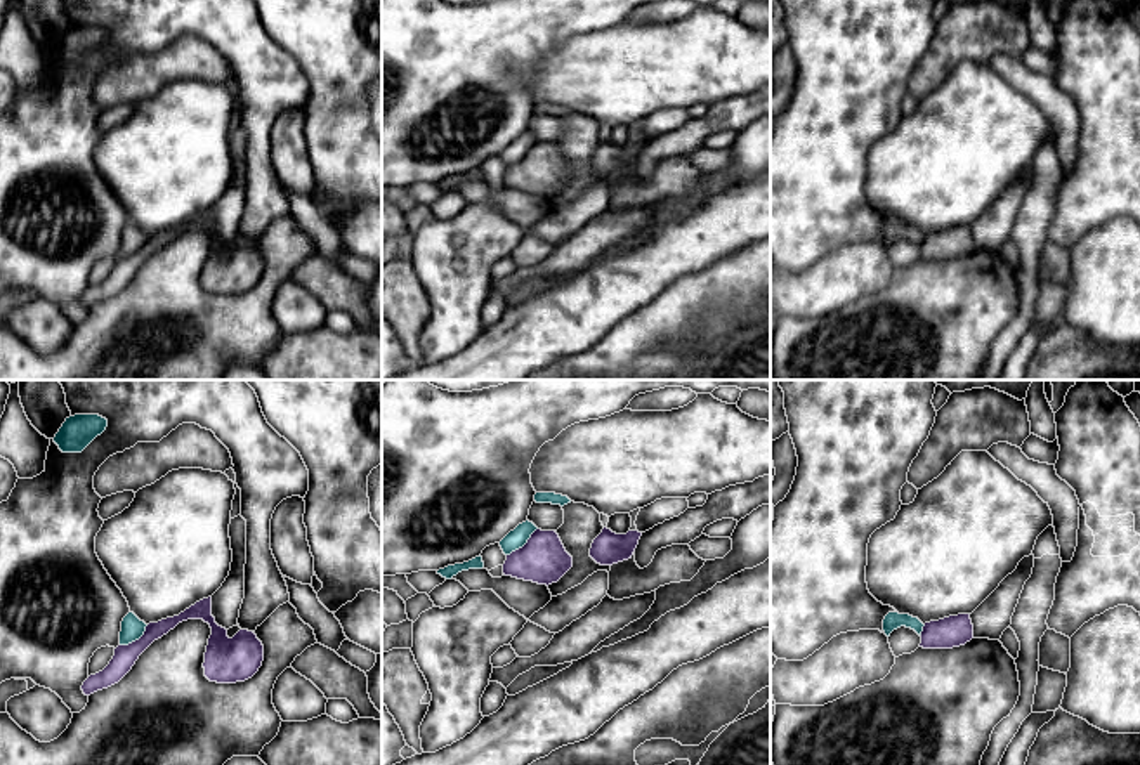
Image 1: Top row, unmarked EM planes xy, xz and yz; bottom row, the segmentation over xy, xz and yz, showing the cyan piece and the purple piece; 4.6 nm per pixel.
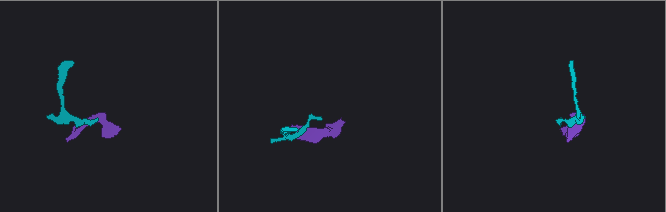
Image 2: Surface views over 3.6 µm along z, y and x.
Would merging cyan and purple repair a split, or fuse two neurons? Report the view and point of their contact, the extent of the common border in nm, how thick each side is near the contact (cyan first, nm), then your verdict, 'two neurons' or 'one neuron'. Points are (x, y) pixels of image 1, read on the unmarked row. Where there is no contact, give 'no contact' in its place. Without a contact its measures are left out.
meets cyan in xz at (523, 156); contact 190 nm long; 90 nm thick on the cyan side, 220 nm on the other; two neurons

